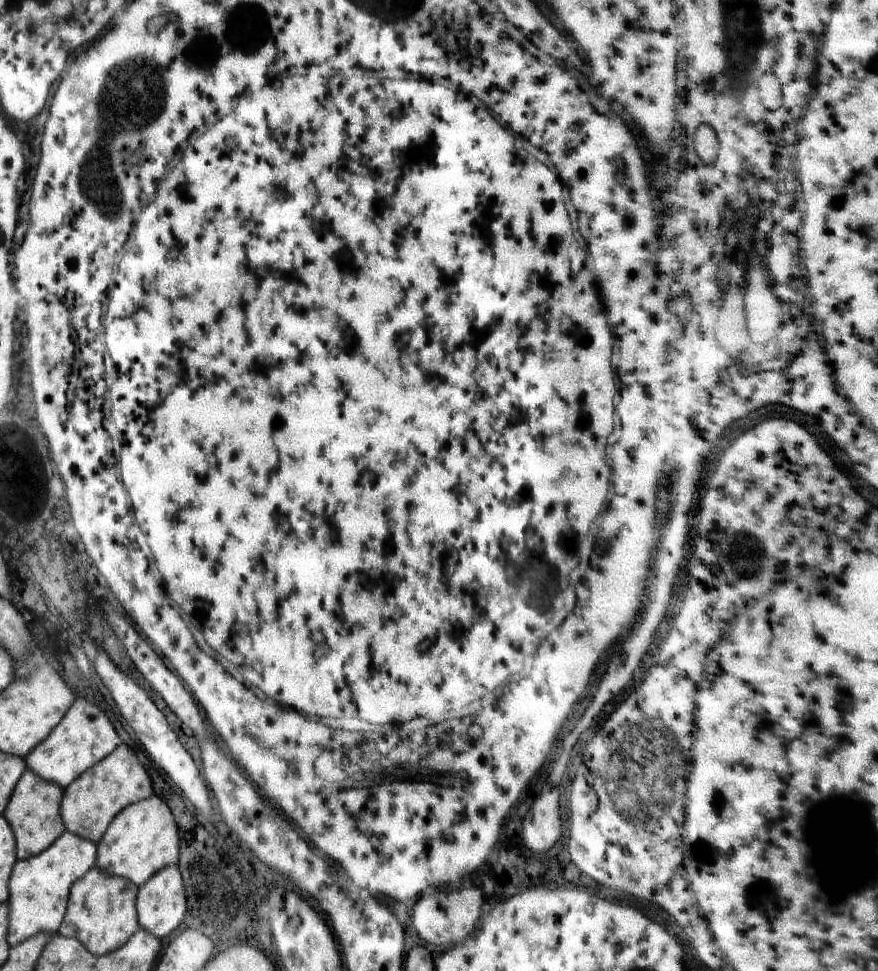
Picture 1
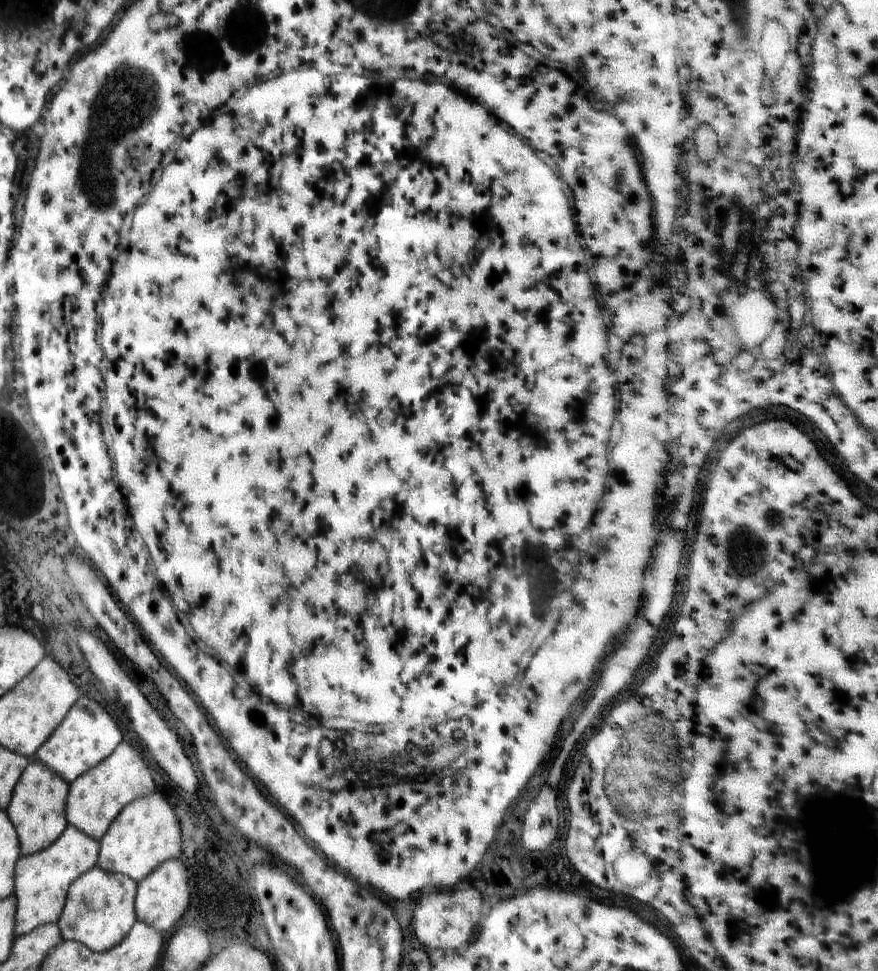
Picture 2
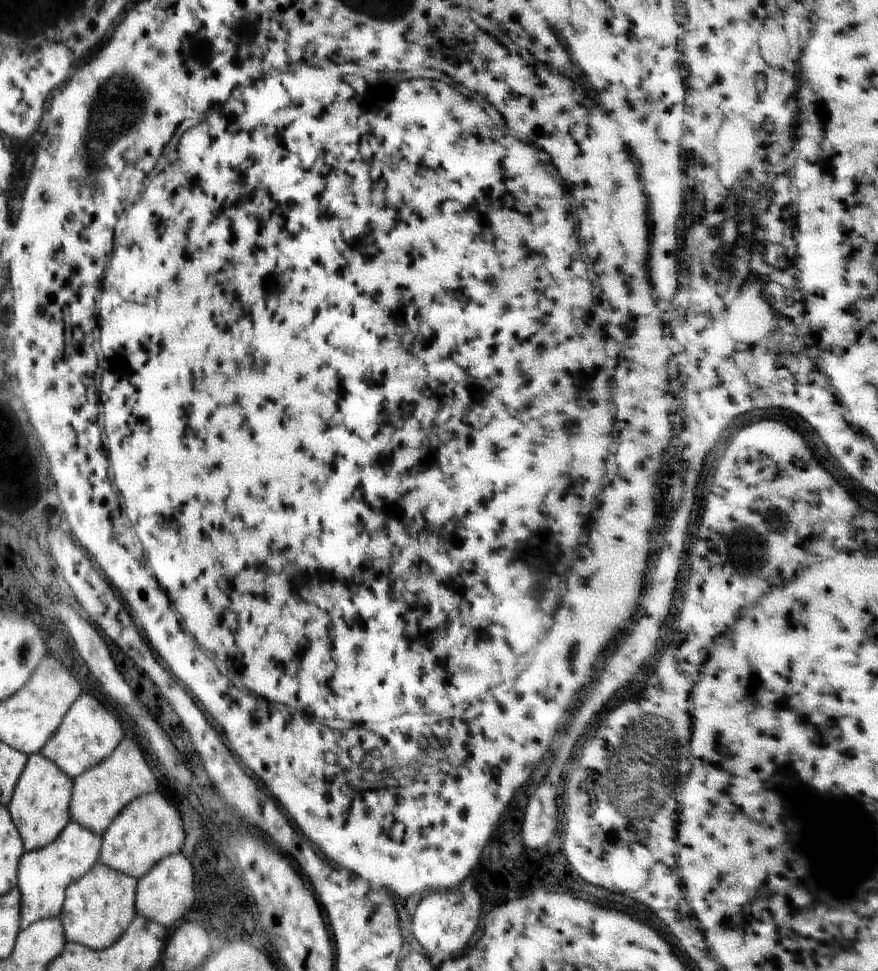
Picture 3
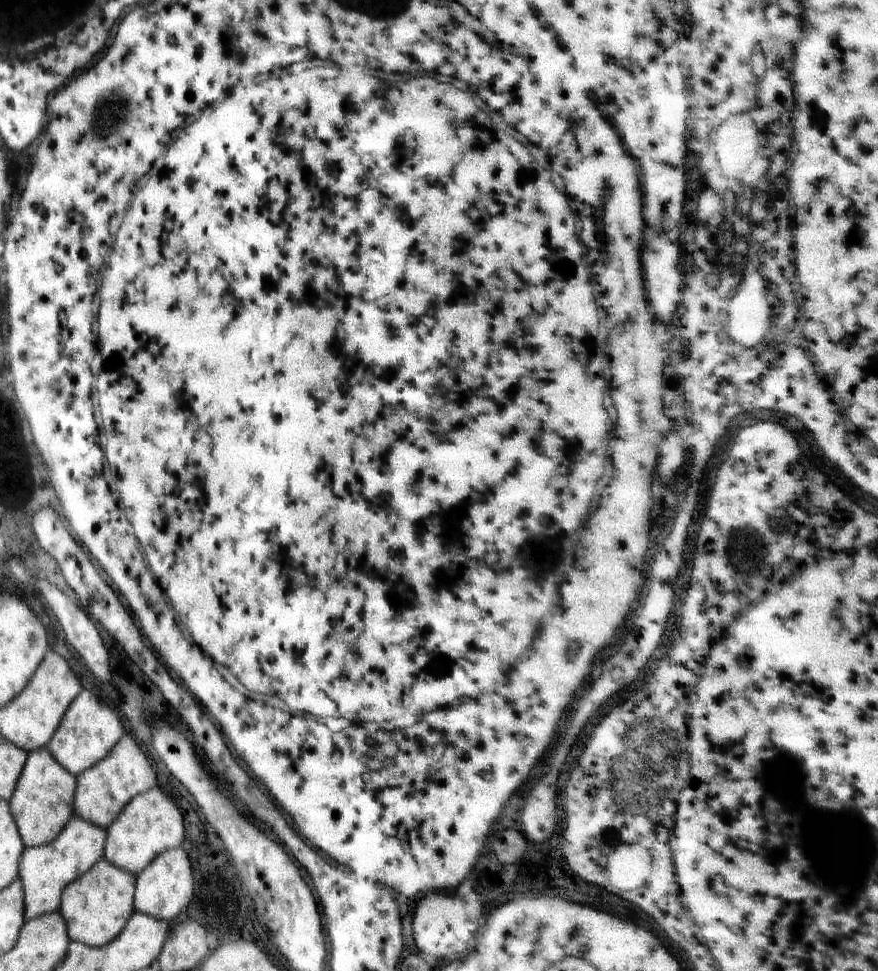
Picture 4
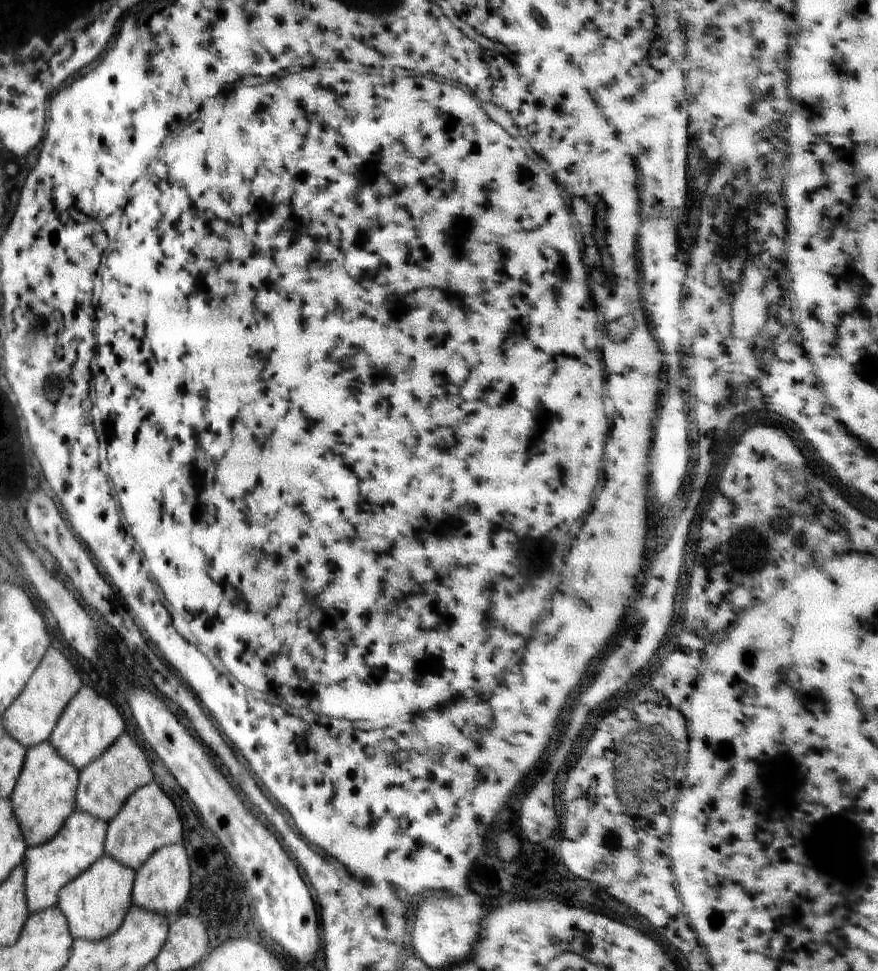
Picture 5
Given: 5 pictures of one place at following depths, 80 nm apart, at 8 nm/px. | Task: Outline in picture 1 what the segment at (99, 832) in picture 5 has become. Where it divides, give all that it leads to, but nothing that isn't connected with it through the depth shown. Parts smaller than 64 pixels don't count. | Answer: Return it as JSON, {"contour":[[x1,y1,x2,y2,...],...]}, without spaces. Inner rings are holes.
{"contour":[[65,831,60,840,54,842,48,849,26,860,17,859,12,876,9,880,9,946,15,947,38,933,54,935,59,933,64,915,67,911,69,892,76,881,80,881,97,862,97,845,89,840,79,837,77,834]]}

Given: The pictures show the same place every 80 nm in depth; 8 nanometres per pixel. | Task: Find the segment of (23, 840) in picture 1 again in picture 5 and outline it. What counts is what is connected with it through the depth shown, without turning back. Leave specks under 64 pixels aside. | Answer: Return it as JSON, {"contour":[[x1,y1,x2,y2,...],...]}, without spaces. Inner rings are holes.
{"contour":[[49,743,31,746,22,768,22,782,10,796,12,810,17,816,23,839,30,847,44,845,57,836,60,827,76,809,80,772]]}

